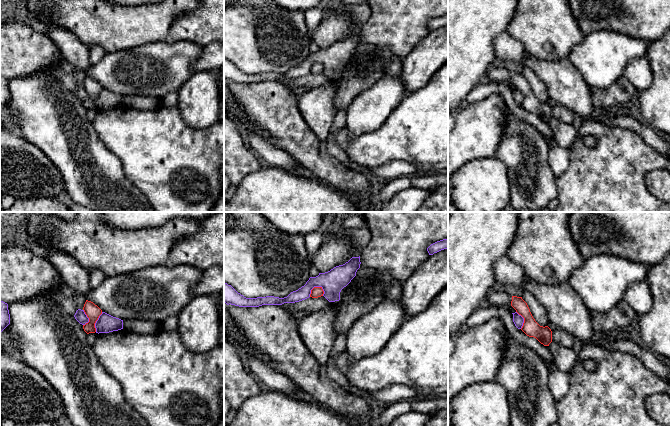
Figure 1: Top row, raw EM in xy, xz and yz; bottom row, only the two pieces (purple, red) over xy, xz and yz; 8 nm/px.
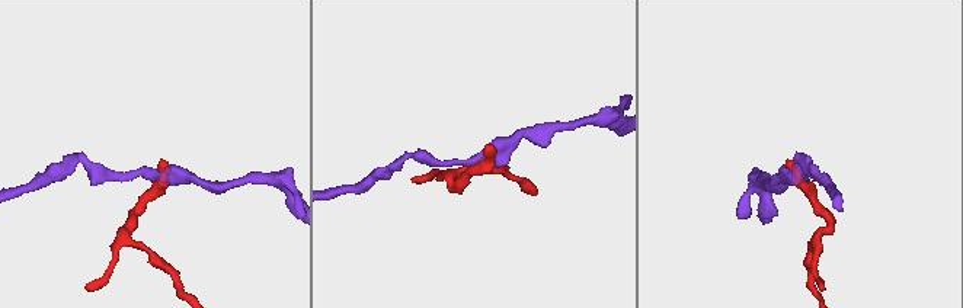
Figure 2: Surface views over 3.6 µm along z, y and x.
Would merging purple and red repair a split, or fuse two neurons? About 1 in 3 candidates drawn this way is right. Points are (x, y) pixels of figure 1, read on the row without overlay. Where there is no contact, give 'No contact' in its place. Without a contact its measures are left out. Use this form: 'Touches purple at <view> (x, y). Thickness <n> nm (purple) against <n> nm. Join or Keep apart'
Touches purple at xz (313, 63). Thickness 190 nm (purple) against 90 nm. Keep apart

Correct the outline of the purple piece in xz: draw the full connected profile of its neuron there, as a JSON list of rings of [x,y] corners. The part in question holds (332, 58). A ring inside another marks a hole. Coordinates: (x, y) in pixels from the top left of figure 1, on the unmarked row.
[[[360,32],[352,33],[343,41],[334,43],[328,48],[319,49],[316,53],[310,53],[304,62],[291,68],[287,73],[274,72],[246,74],[238,69],[231,61],[224,59],[224,79],[239,83],[259,83],[262,81],[282,81],[284,79],[295,79],[310,73],[314,63],[321,63],[323,72],[329,78],[340,76],[340,68],[356,52],[360,44]]]

